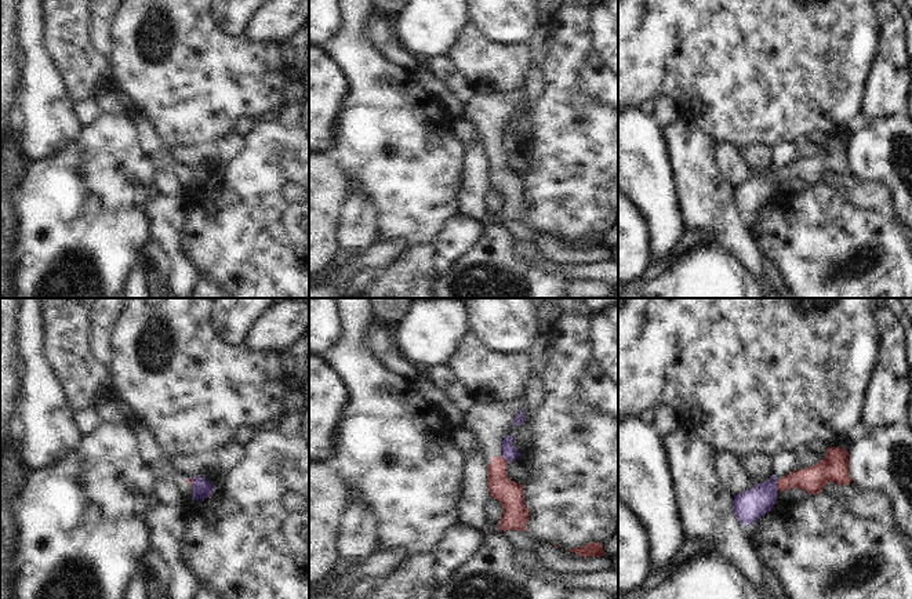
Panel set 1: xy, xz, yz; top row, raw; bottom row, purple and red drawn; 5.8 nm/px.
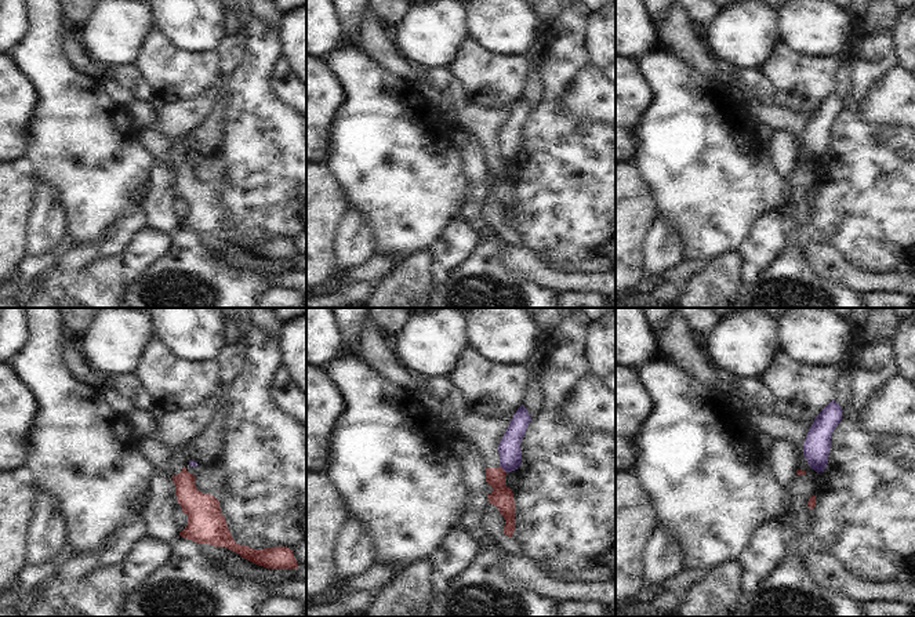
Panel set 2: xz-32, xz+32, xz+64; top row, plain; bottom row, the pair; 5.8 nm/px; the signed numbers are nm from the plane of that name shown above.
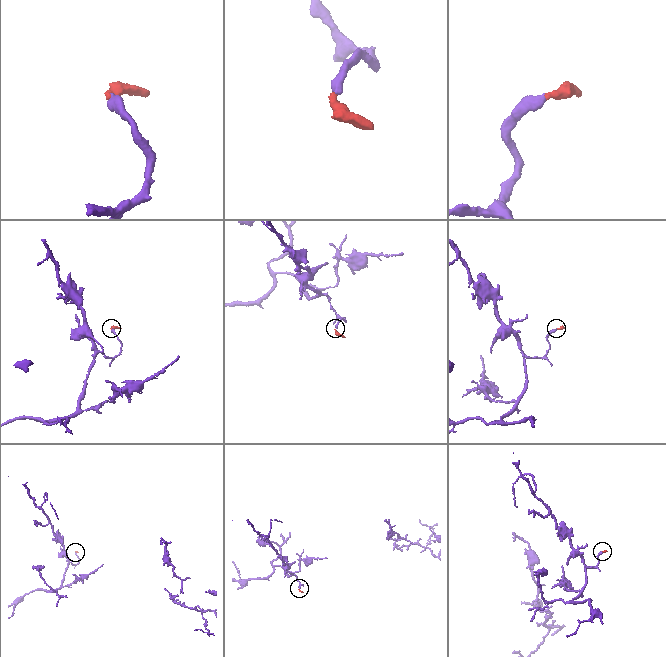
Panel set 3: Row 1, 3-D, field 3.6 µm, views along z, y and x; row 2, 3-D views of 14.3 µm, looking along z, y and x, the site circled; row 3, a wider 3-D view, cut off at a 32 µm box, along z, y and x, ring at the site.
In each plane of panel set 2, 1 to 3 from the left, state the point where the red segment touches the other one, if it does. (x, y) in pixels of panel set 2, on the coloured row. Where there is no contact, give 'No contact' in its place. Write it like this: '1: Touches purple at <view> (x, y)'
1: No contact
2: Touches purple at xz+32 (503, 468)
3: No contact

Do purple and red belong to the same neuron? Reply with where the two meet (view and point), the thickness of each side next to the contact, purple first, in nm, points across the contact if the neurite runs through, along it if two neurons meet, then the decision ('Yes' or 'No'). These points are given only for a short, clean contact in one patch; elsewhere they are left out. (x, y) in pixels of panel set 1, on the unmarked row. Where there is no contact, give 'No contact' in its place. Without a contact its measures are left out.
Touches purple at yz (777, 174). Thickness 180 nm (purple) against 150 nm. Boundary: yz (778, 170), (776, 178). No

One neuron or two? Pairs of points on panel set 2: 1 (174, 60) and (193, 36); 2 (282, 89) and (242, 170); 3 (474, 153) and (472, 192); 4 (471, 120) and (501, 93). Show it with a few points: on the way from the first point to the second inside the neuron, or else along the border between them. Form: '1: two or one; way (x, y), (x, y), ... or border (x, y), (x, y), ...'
1: two; border (158, 29), (181, 49), (196, 53), (213, 51)
2: two; border (273, 65), (271, 76), (272, 93), (291, 109)
3: one; way (474, 163), (474, 182)
4: two; border (515, 100), (496, 105), (469, 104)

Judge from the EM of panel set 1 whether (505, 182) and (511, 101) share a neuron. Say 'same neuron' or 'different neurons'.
same neuron

